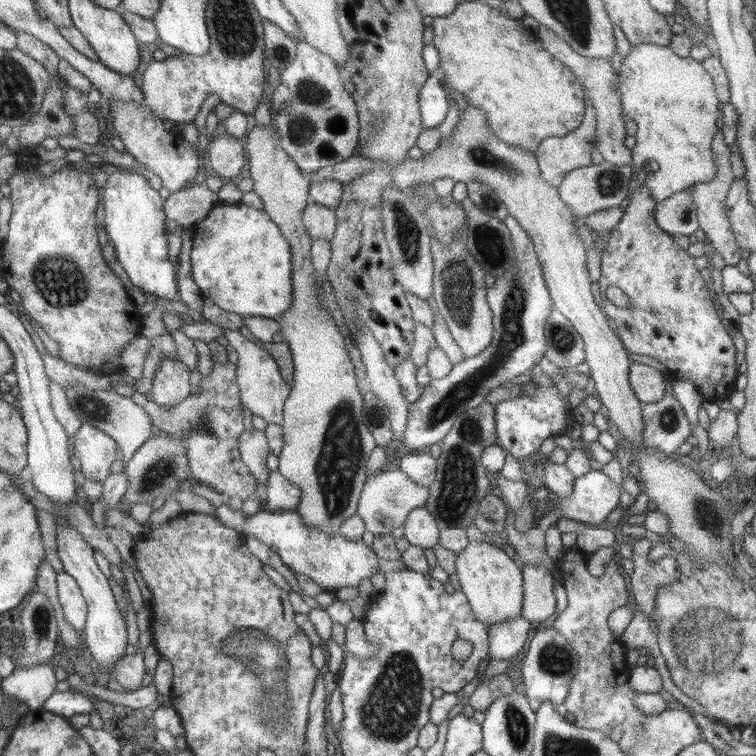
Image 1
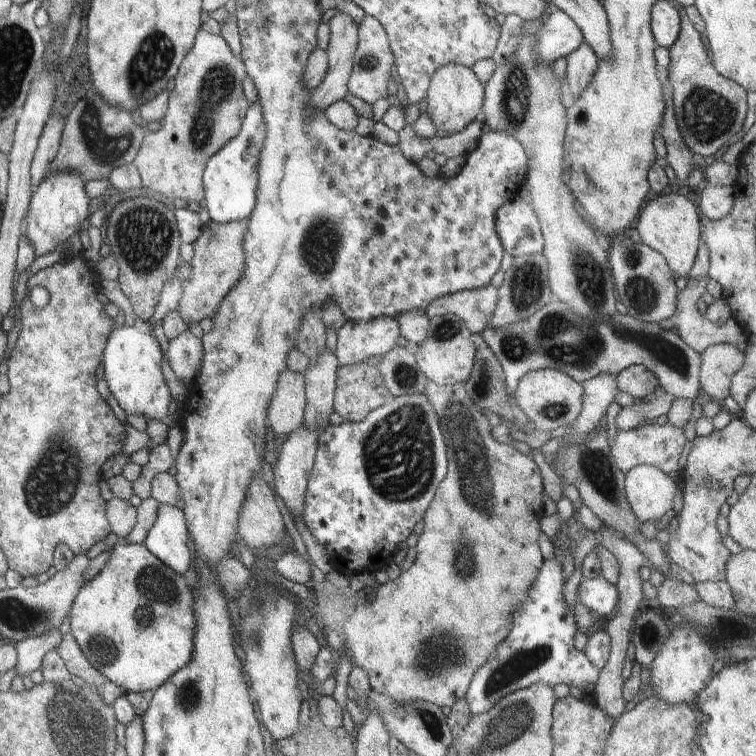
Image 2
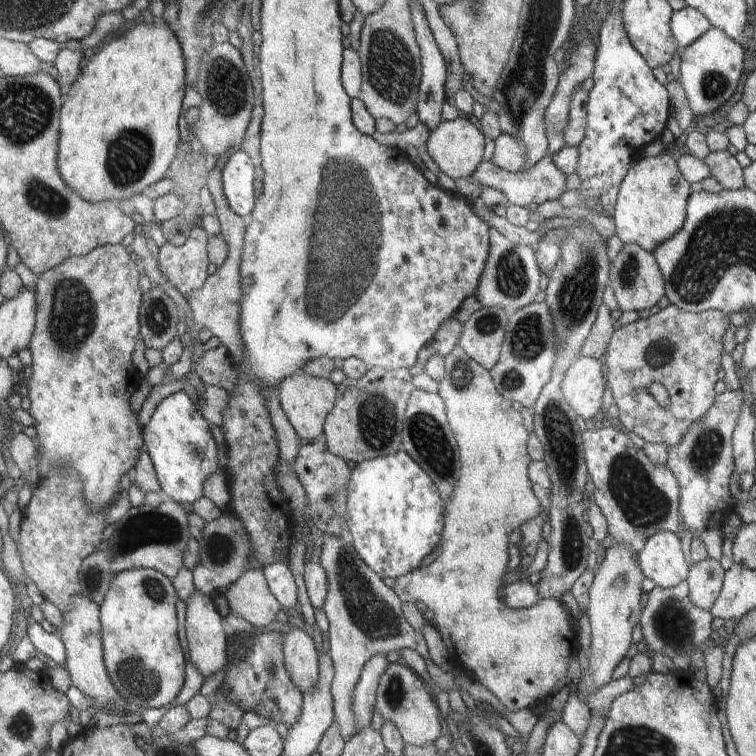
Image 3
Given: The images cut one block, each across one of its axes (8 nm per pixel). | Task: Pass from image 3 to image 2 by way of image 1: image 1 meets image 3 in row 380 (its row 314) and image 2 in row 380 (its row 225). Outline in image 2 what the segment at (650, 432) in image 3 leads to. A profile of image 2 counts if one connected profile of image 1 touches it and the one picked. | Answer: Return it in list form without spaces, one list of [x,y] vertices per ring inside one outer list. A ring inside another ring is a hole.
[[[632,365],[617,374],[616,386],[622,392],[628,392],[634,399],[650,396],[659,385],[658,378],[642,365]]]

